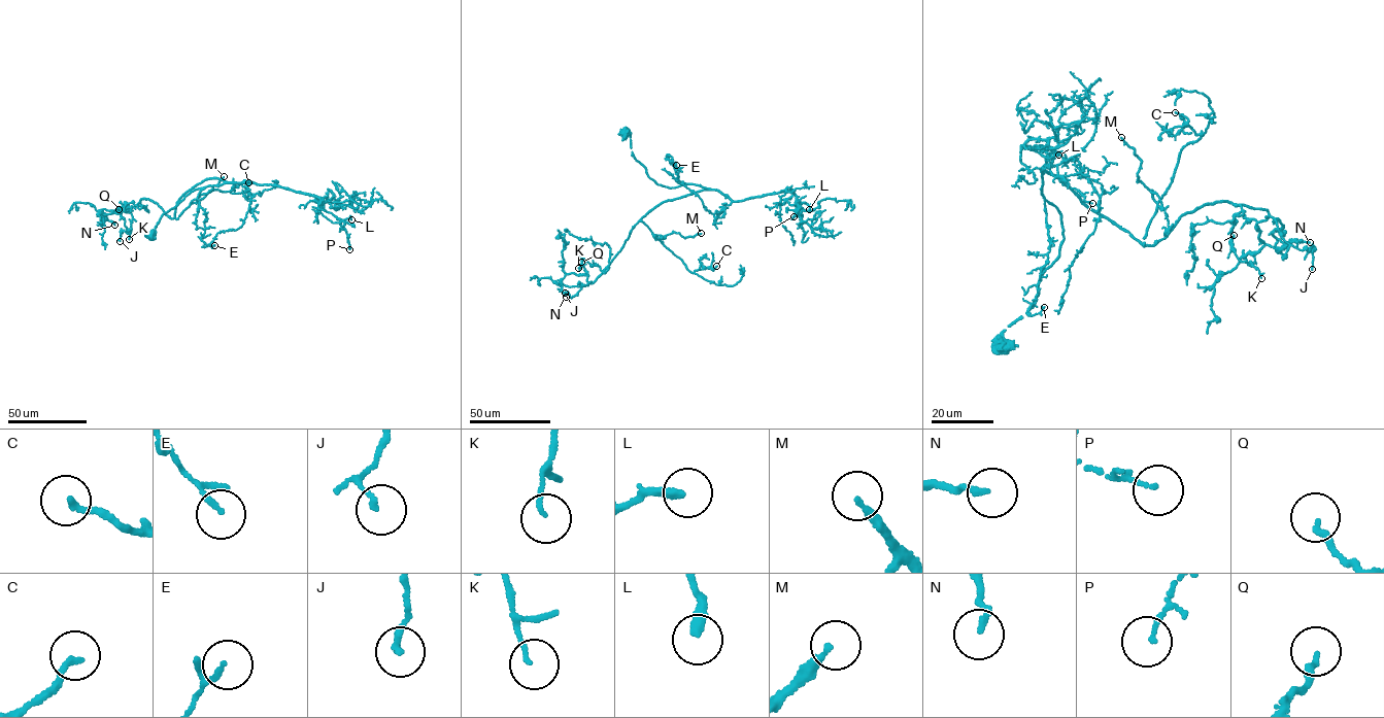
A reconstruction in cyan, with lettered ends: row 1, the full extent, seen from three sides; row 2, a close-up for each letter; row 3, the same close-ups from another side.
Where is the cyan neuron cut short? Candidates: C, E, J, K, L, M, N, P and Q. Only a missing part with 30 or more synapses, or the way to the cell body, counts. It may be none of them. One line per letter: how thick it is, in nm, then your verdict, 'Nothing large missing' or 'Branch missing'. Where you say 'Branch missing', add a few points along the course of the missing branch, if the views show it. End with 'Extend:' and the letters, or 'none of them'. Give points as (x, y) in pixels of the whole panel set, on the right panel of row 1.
C: Thickness 190 nm. Nothing large missing
E: Thickness 130 nm. Nothing large missing
J: Thickness 130 nm. Nothing large missing
K: Thickness 120 nm. Nothing large missing
L: Thickness 280 nm. Branch missing. Course of what is missing: (1058, 155), (1064, 157), (1052, 160), (1028, 134), (1008, 134), (1004, 128), (1007, 126)
M: Thickness 190 nm. Branch missing. Course of what is missing: (1121, 137), (1112, 155), (1102, 152), (1115, 160), (1101, 177), (1100, 171), (1123, 180), (1159, 158)
N: Thickness 160 nm. Nothing large missing
P: Thickness 110 nm. Nothing large missing
Q: Thickness 180 nm. Nothing large missing
Extend: L, M

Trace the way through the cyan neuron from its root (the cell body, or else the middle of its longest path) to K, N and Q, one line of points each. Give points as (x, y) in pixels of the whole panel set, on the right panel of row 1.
K: (1002, 345), (1064, 237), (1045, 172), (1149, 246), (1205, 205), (1240, 205), (1231, 249), (1261, 278)
N: (1002, 345), (1064, 237), (1045, 172), (1143, 245), (1224, 201), (1268, 211), (1256, 225), (1269, 245), (1310, 242)
Q: (1002, 345), (1064, 237), (1060, 213), (1041, 193), (1043, 172), (1143, 245), (1221, 201), (1241, 207), (1234, 235)

